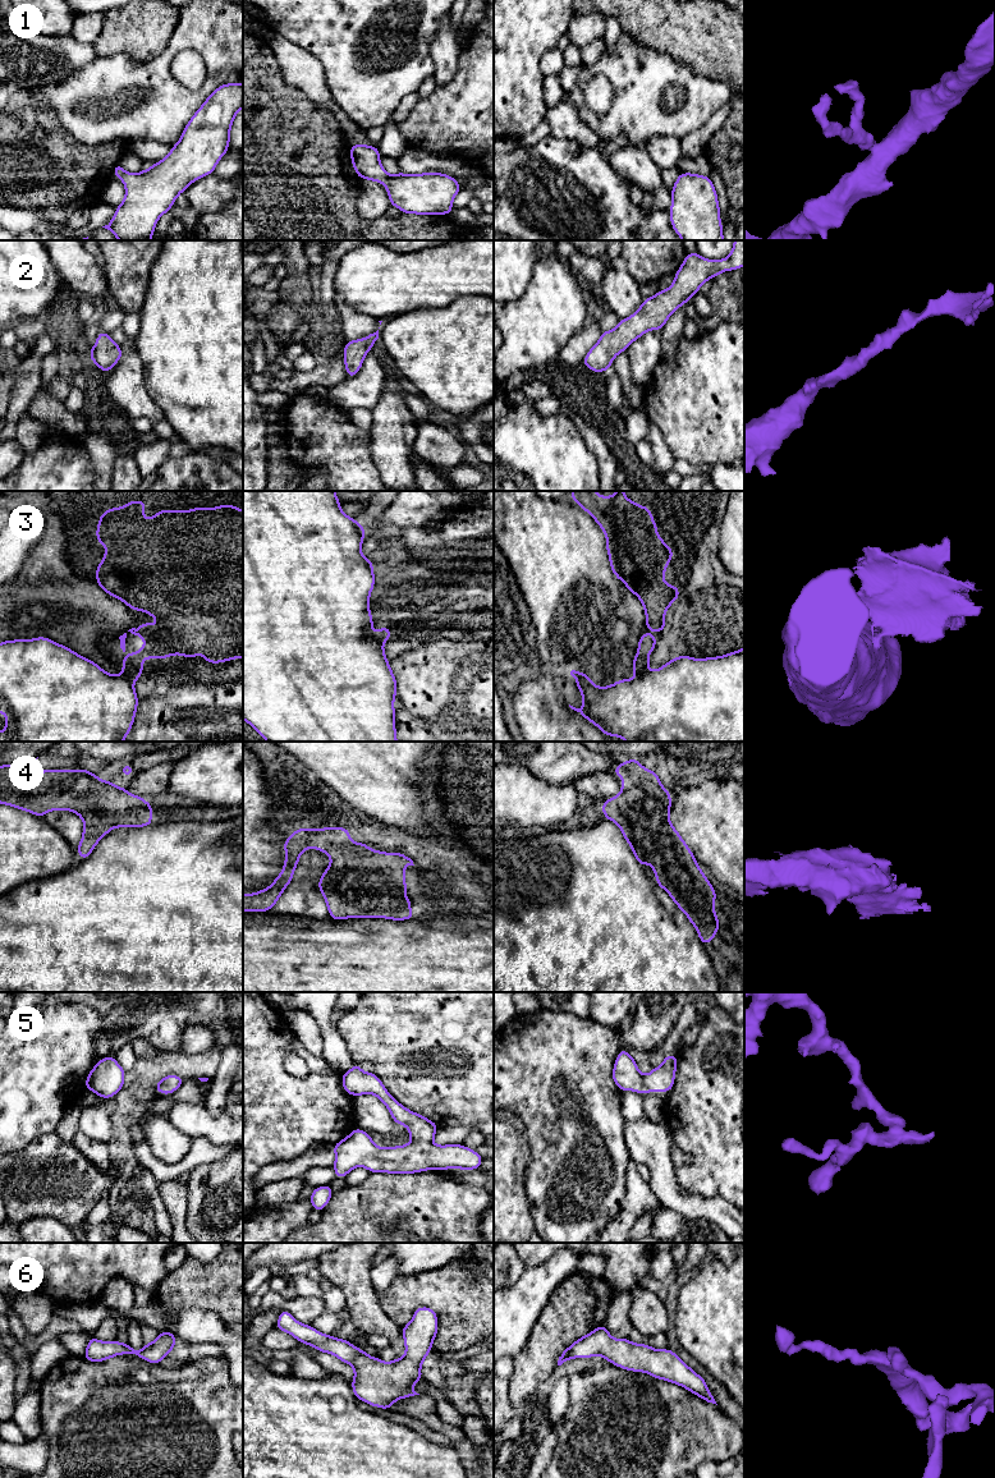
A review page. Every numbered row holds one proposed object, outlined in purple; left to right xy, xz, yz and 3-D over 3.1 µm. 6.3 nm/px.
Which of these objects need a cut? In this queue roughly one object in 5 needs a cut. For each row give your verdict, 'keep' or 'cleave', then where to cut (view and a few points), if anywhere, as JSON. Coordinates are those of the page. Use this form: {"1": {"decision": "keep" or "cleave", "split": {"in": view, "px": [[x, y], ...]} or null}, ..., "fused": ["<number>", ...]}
{"1": {"decision": "keep", "split": null}, "2": {"decision": "keep", "split": null}, "3": {"decision": "cleave", "split": {"in": "xy", "px": [[120, 675], [133, 682]]}}, "4": {"decision": "keep", "split": null}, "5": {"decision": "keep", "split": null}, "6": {"decision": "keep", "split": null}, "fused": ["3"]}

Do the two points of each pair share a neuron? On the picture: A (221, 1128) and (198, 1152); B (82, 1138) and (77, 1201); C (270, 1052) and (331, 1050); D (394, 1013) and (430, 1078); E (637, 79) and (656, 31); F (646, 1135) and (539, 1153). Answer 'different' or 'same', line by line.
A: different
B: different
C: different
D: same
E: different
F: different

